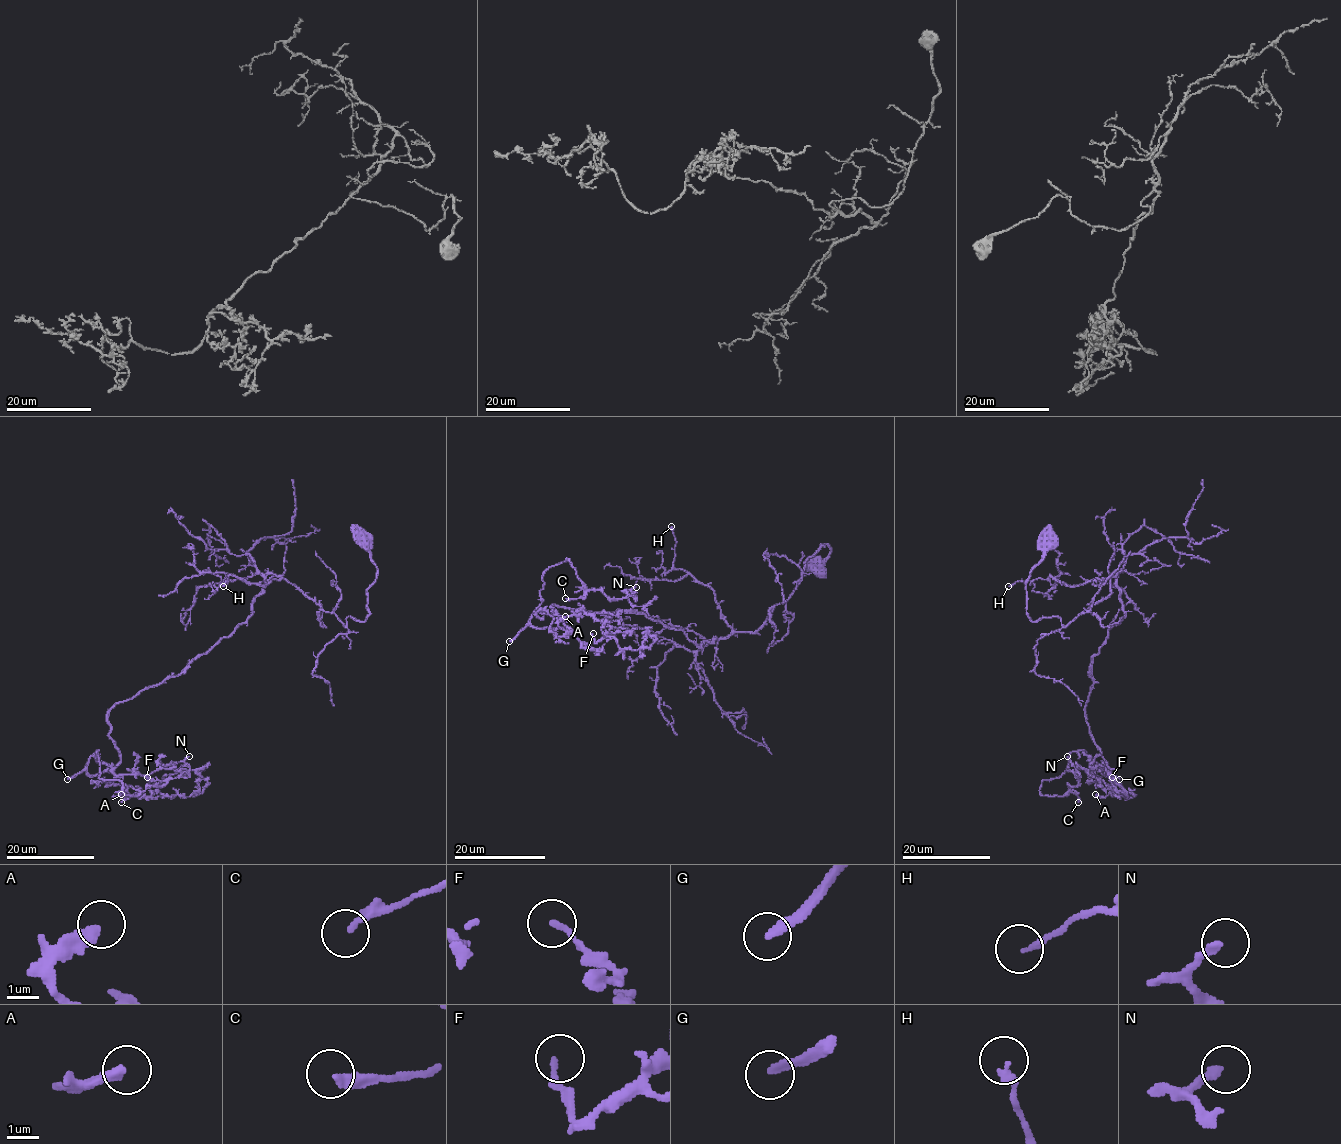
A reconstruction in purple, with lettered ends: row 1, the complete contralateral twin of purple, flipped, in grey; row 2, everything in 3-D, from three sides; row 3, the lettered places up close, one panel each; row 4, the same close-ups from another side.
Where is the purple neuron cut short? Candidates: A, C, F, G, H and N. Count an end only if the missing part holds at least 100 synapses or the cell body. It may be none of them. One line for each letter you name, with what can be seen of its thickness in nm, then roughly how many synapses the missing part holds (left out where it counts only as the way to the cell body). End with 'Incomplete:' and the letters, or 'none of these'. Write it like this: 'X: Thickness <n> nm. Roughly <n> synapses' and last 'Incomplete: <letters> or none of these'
G: Thickness 240 nm. Roughly 300 synapses
Incomplete: G

